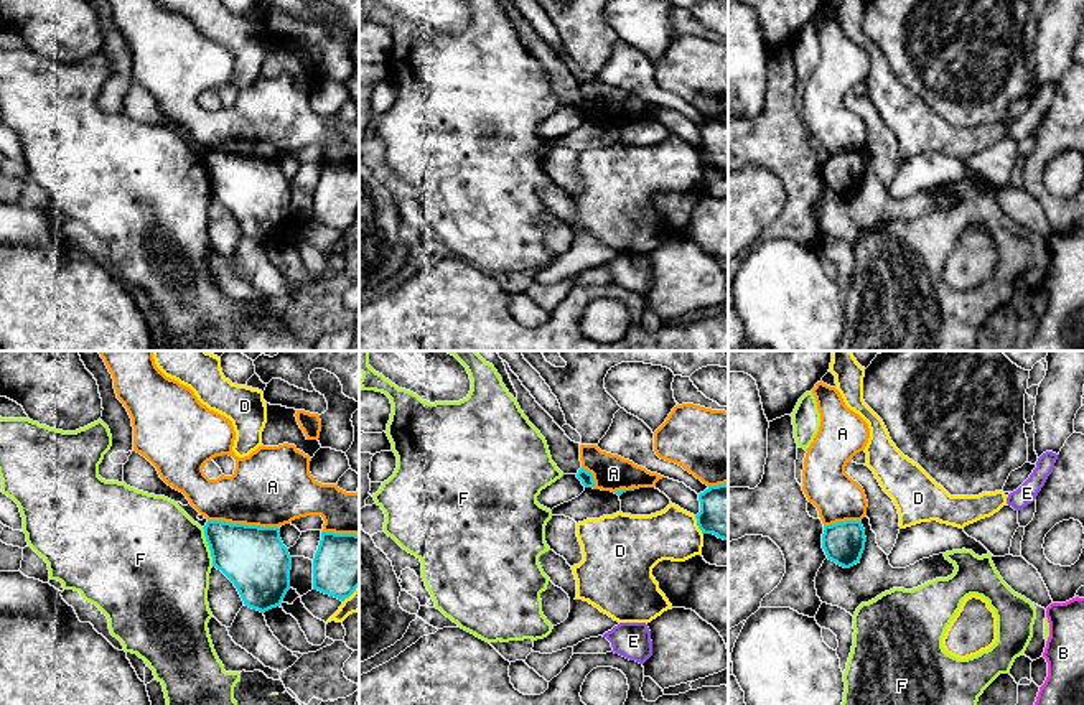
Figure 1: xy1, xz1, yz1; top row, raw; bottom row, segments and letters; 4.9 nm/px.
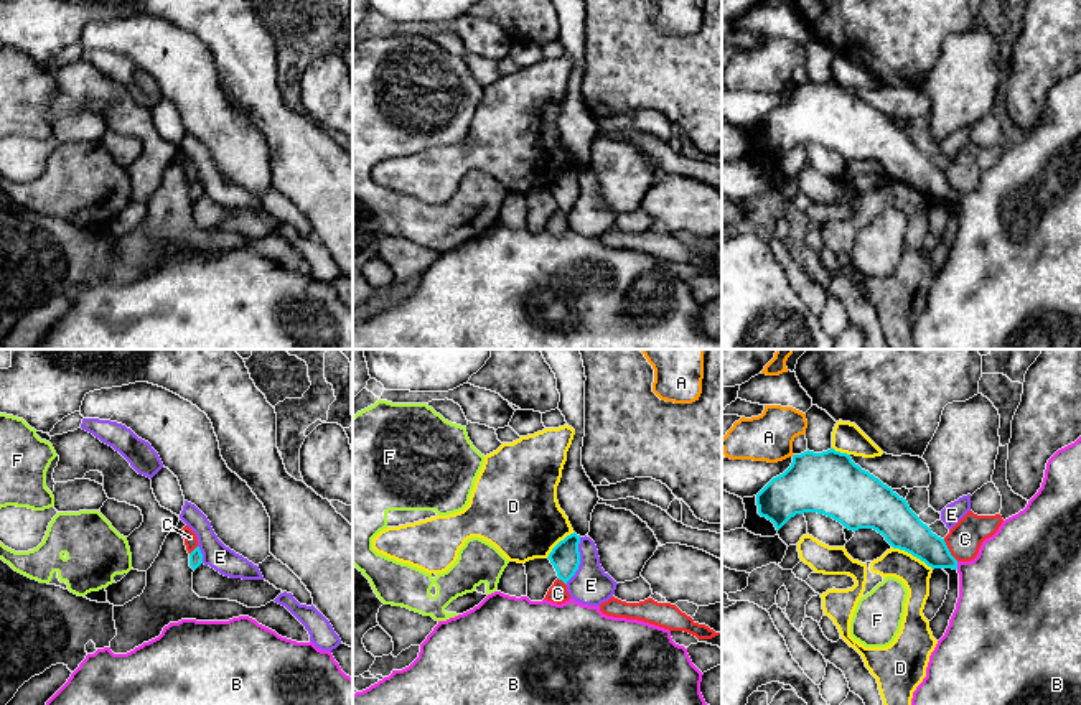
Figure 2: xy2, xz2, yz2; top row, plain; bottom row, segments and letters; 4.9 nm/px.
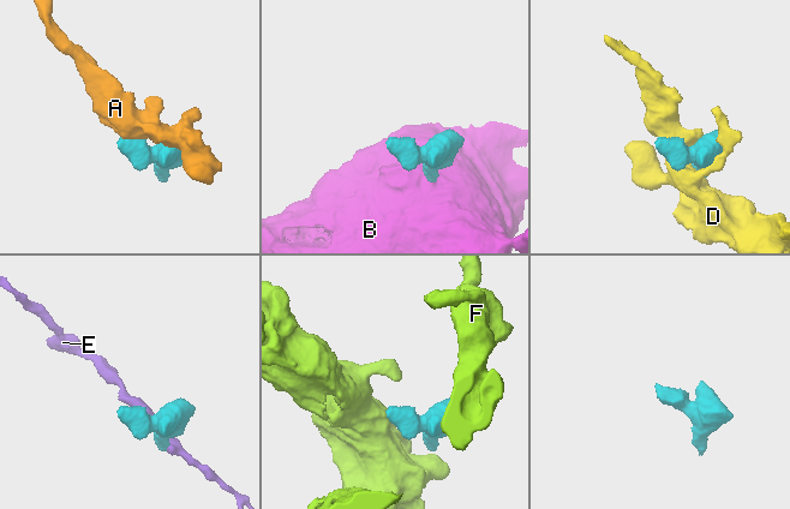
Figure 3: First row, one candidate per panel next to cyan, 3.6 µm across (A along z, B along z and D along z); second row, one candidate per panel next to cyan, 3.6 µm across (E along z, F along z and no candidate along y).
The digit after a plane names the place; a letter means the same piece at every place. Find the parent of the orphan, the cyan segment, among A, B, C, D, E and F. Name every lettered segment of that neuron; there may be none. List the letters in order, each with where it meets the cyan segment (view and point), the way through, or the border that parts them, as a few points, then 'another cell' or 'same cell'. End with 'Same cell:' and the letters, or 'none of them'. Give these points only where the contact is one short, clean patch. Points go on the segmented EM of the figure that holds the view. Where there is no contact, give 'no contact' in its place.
A: contact xy1 (242, 524); another cell
B: contact yz2 (956, 565); way yz2 (915, 537), (956, 565), (1001, 590); same cell
C: contact yz2 (948, 550); border yz2 (943, 539), (948, 550), (958, 560); another cell
D: contact yz2 (913, 555); another cell
E: contact xz2 (579, 560); border xz2 (580, 537), (579, 569), (566, 583); another cell
F: contact xy1 (210, 547); border xy1 (201, 527), (213, 565); another cell
Same cell: B

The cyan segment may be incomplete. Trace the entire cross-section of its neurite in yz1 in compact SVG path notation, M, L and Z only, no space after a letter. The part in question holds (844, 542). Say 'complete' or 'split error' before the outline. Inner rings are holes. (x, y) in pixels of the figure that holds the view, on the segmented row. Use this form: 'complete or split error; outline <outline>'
complete; outline M862 521L824 525L822 549L829 560L843 568L850 568L860 562L865 542L867 537Z

